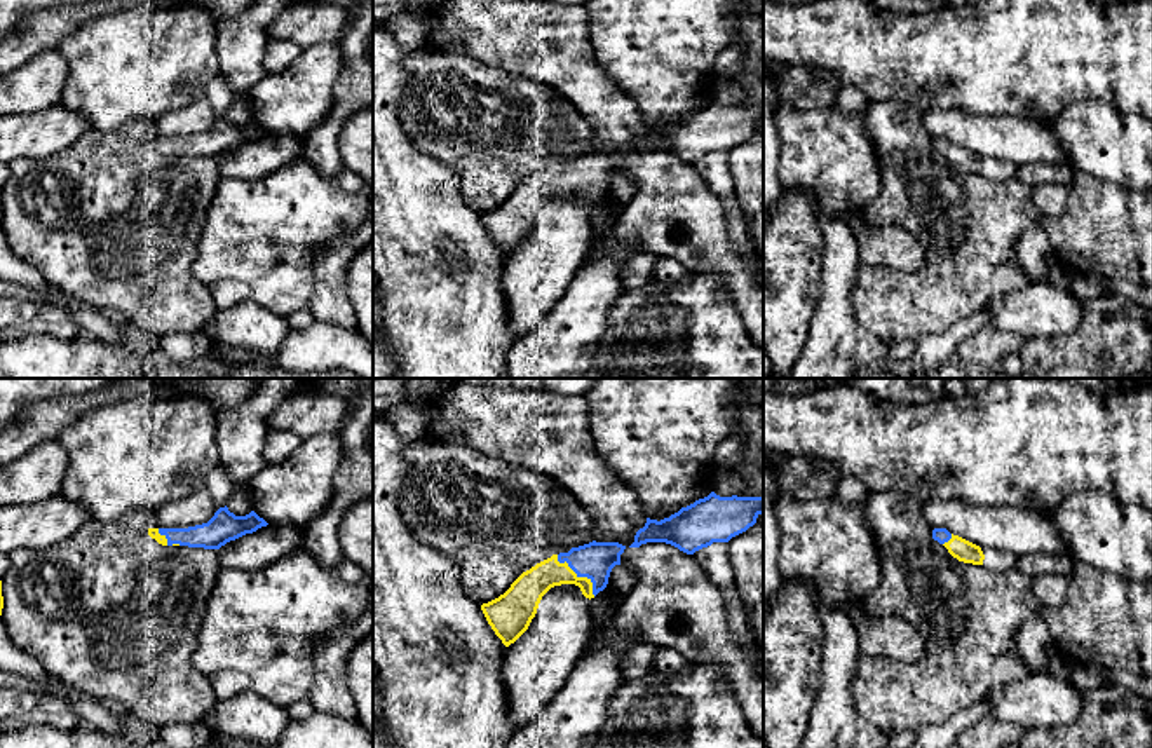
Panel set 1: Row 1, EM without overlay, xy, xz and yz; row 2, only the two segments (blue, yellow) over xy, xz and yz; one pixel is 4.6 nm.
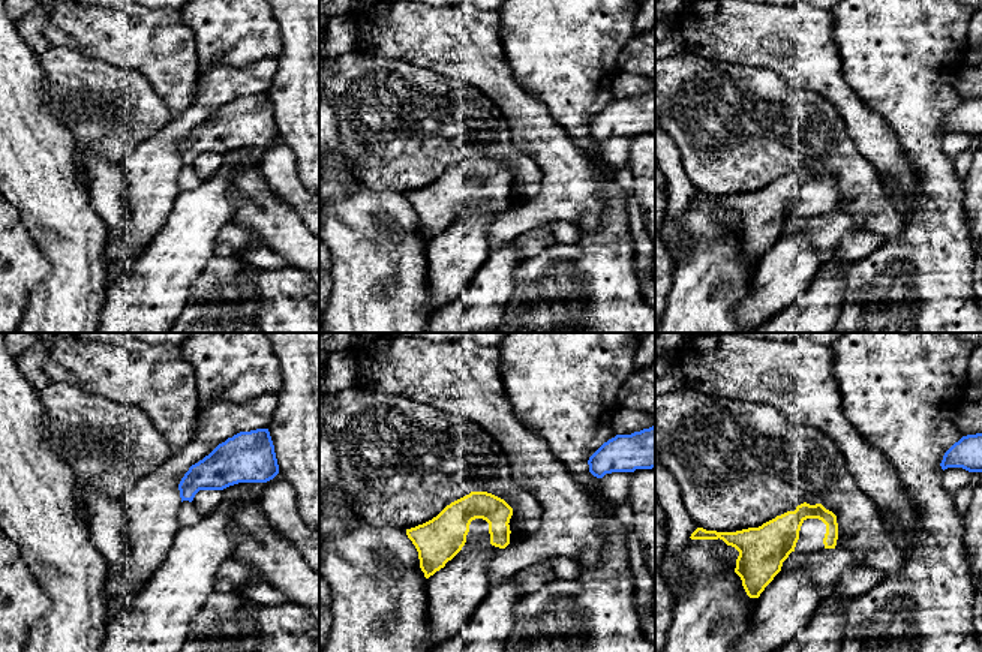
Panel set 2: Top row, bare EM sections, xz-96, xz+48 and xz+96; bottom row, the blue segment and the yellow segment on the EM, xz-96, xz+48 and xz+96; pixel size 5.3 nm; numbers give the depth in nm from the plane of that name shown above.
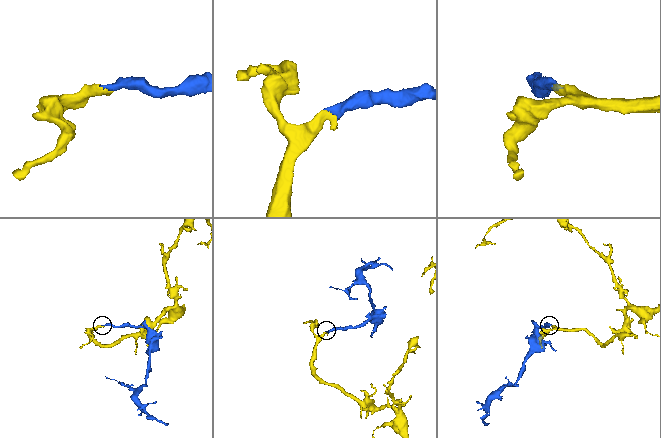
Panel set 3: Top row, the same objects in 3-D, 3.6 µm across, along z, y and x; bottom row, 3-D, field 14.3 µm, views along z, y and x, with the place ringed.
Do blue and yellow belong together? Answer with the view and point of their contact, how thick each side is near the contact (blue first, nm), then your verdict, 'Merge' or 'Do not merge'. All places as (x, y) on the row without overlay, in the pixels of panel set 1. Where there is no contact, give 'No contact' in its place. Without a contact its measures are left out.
Touches blue at xz (579, 185). Thickness 170 nm (blue) against 150 nm. Merge

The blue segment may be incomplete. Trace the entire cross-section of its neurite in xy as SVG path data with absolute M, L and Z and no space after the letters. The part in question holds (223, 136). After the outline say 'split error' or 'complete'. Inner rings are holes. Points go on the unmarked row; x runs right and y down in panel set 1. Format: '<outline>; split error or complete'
M225 115L220 117L207 133L188 138L148 138L148 145L162 155L220 159L227 152L267 134L268 133L254 120L246 126L235 126Z; split error

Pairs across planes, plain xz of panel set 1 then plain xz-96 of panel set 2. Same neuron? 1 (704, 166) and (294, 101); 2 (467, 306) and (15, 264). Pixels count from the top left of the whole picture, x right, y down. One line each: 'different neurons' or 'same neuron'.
1: different neurons
2: different neurons

